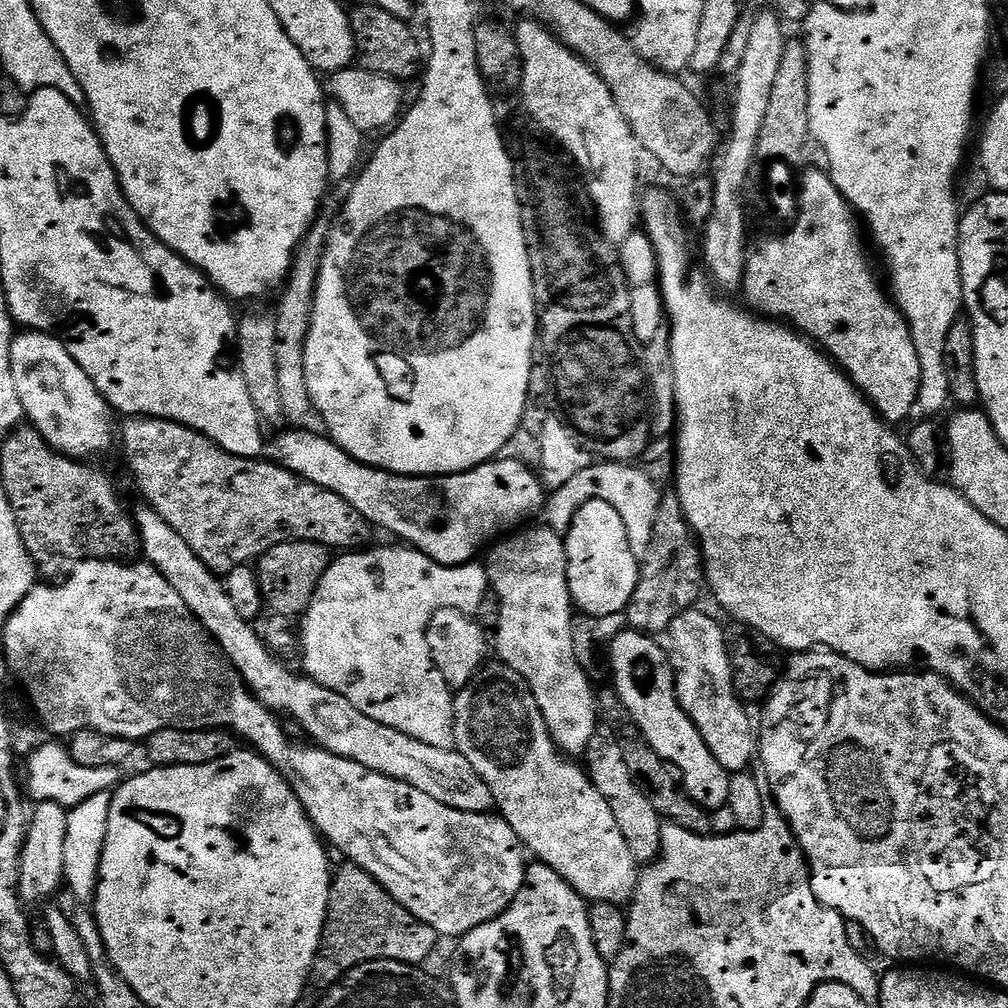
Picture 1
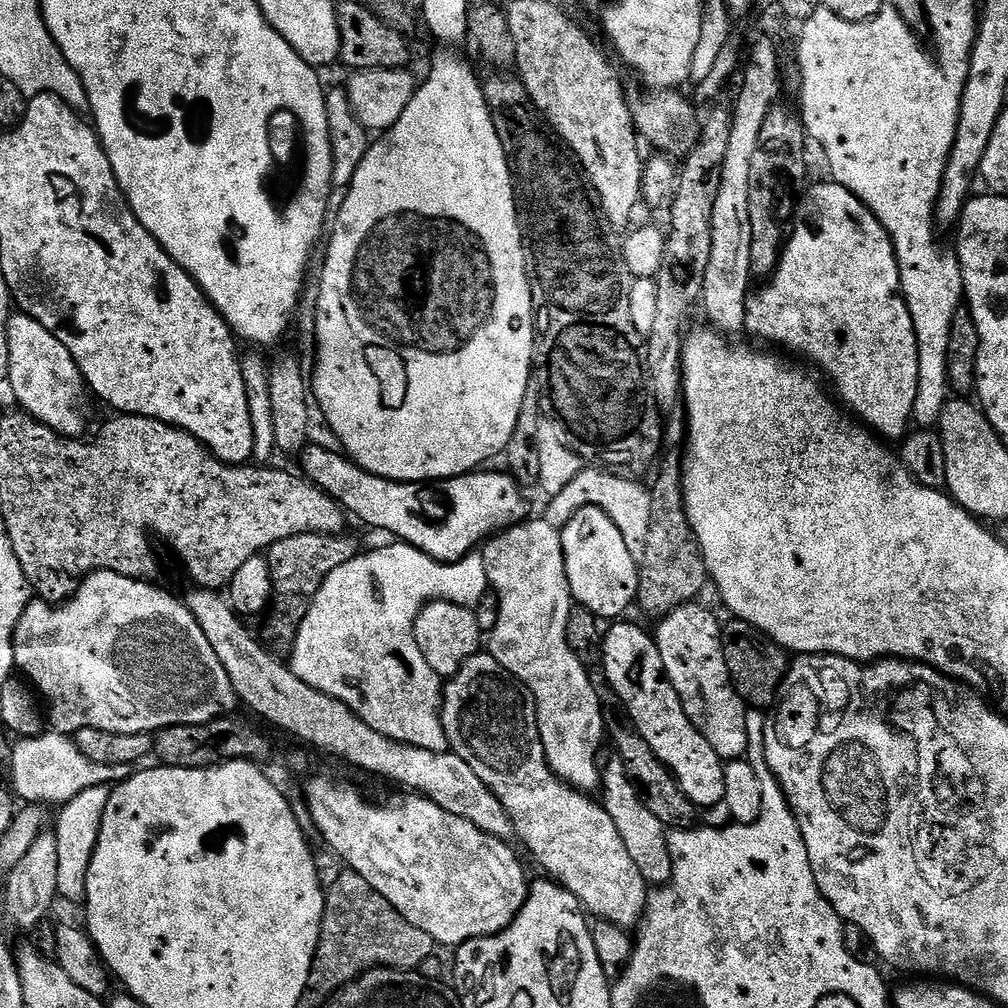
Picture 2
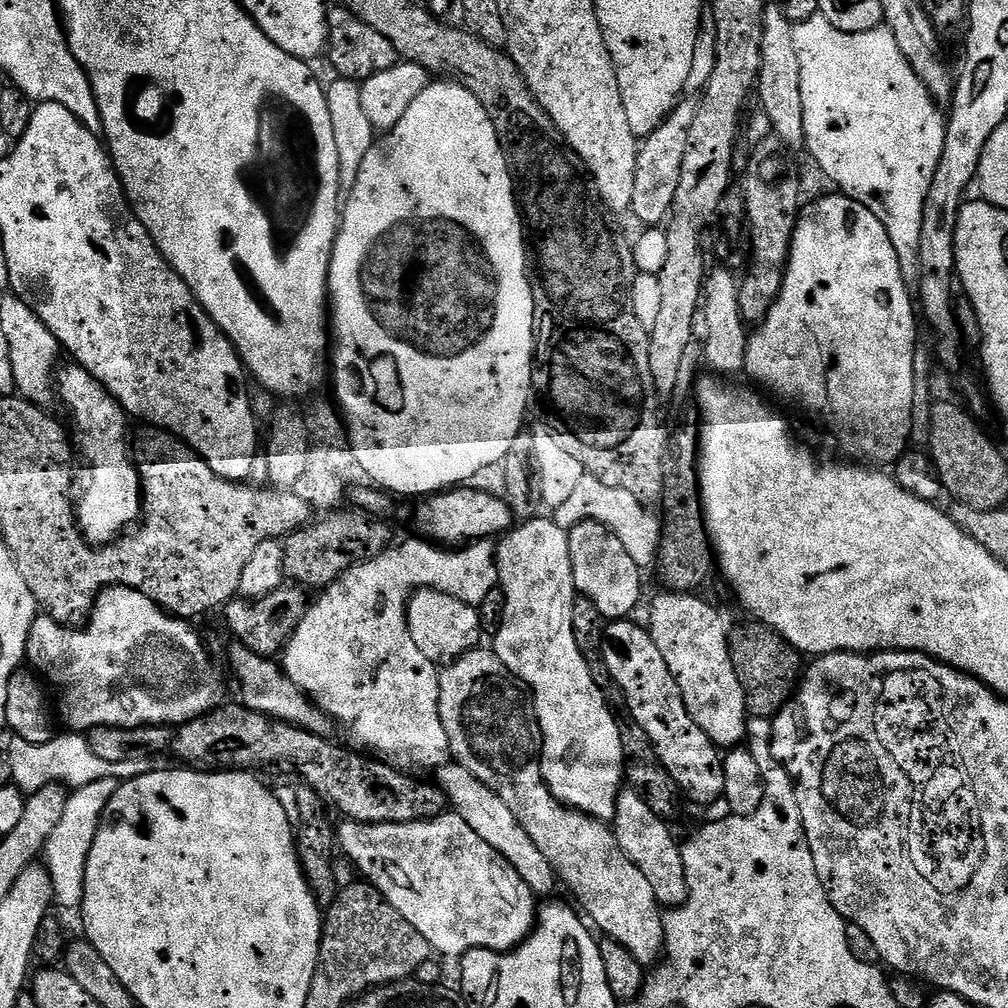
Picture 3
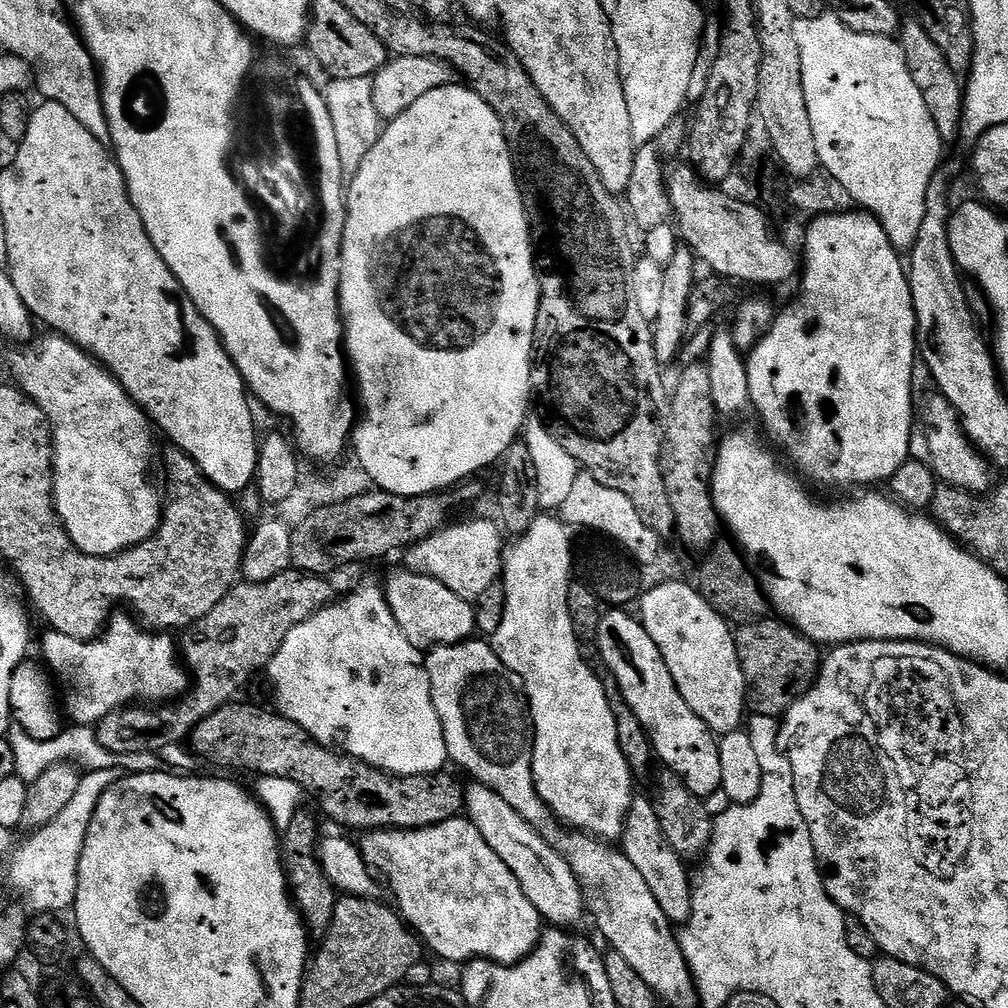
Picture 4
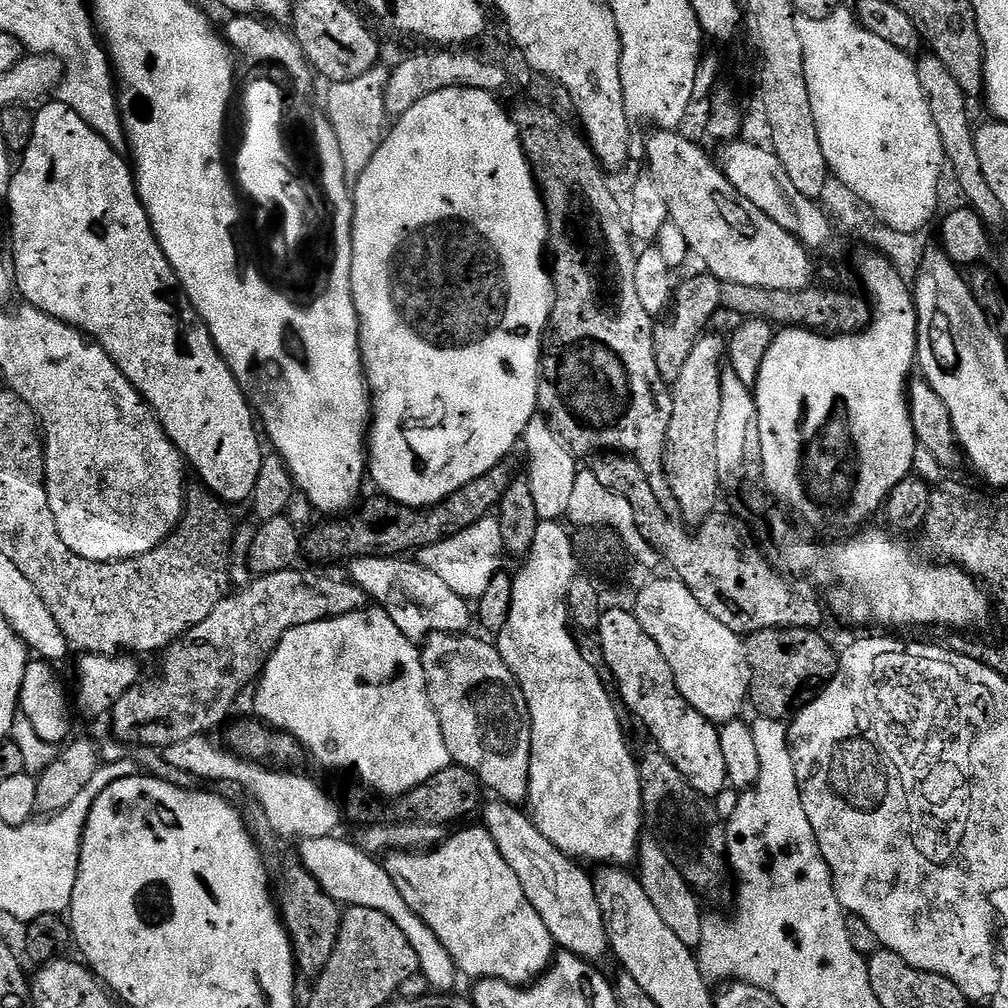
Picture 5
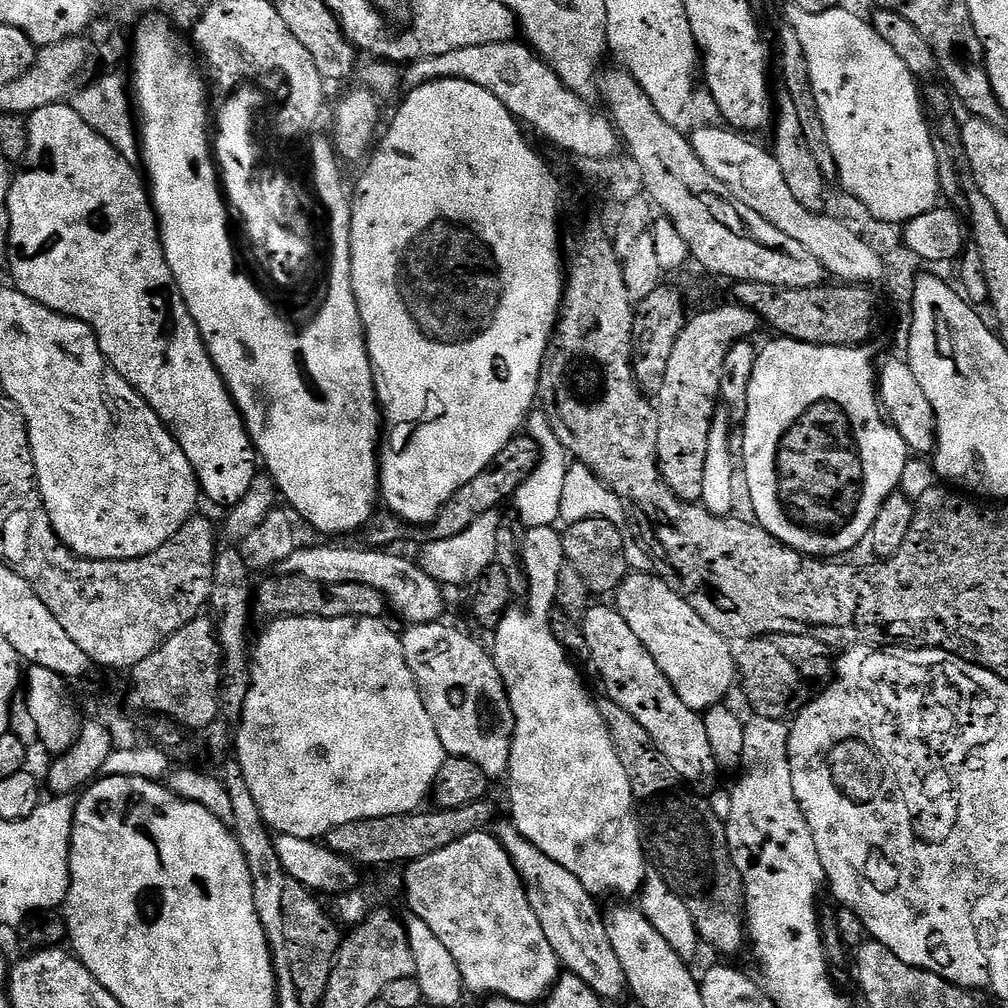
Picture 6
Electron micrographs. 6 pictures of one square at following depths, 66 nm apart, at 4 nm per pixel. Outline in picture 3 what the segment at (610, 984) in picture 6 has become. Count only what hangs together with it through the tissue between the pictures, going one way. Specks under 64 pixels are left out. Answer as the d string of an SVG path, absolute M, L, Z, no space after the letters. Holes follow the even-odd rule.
M455 762L440 765L435 769L434 776L435 783L443 790L456 815L462 818L462 822L466 822L466 826L470 826L470 830L474 830L474 834L478 834L478 838L482 838L482 842L490 842L490 846L494 846L494 850L498 850L498 854L502 854L502 858L506 858L506 862L510 862L514 870L518 870L522 882L530 886L533 894L537 897L548 896L555 890L556 884L558 888L556 871L552 869L550 862L546 862L546 854L542 854L542 850L534 846L530 834L522 830L518 818L514 818L514 814L506 807L506 802L502 802L502 798L498 798L498 794L490 790L490 786L474 778L470 770Z

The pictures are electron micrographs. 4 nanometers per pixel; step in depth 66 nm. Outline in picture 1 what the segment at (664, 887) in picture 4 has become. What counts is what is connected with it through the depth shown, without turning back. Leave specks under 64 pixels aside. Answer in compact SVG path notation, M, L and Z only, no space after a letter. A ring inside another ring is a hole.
M611 726L597 727L590 738L586 753L586 771L592 784L610 802L610 810L614 810L614 818L618 822L618 830L622 830L622 838L626 838L626 846L630 846L630 854L634 854L637 865L647 866L655 863L660 856L662 846L662 817L655 812L643 789L636 785L630 776L623 753L623 743L616 742L617 729Z

